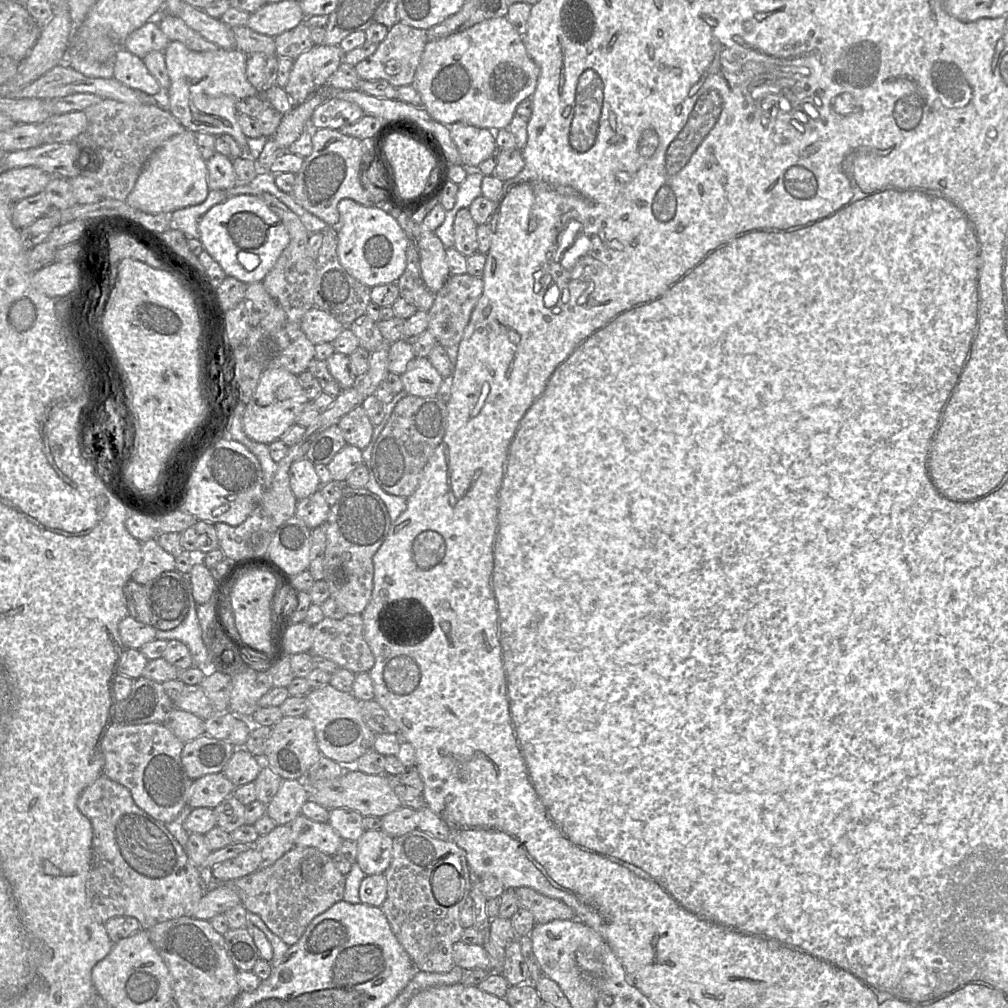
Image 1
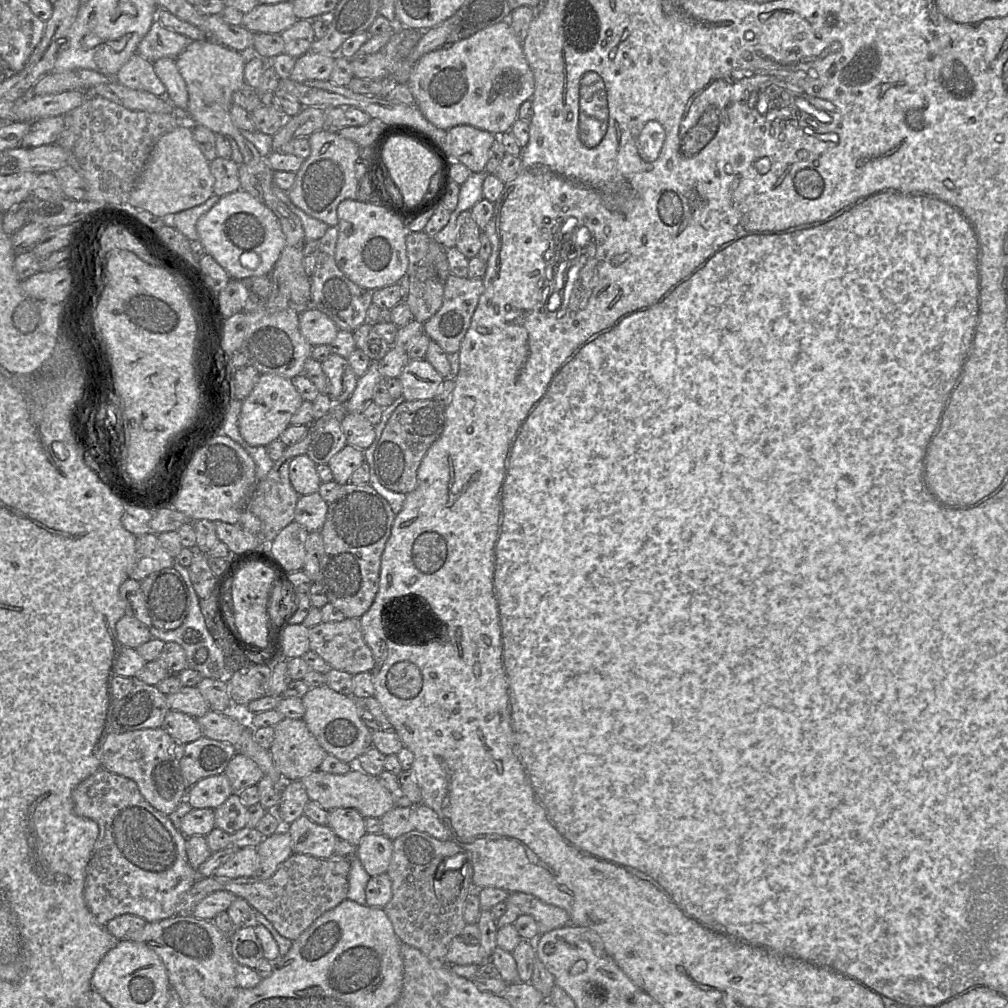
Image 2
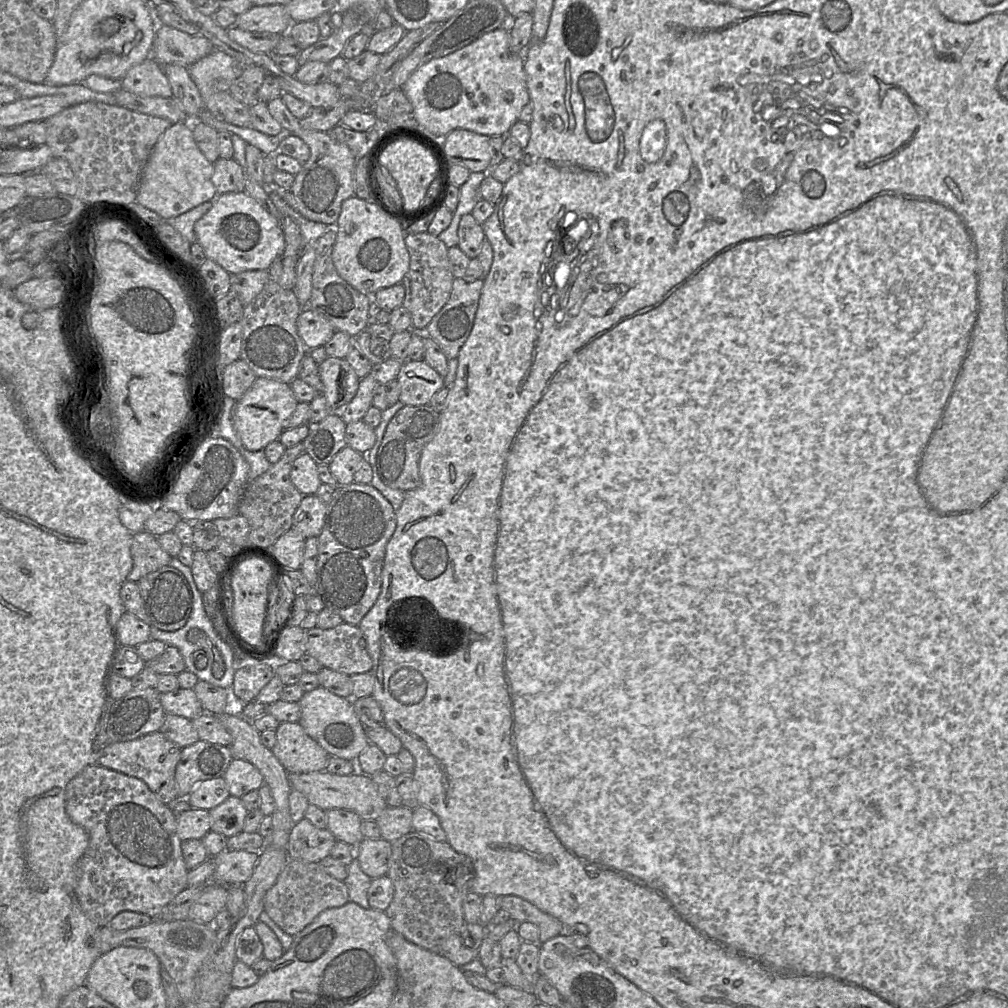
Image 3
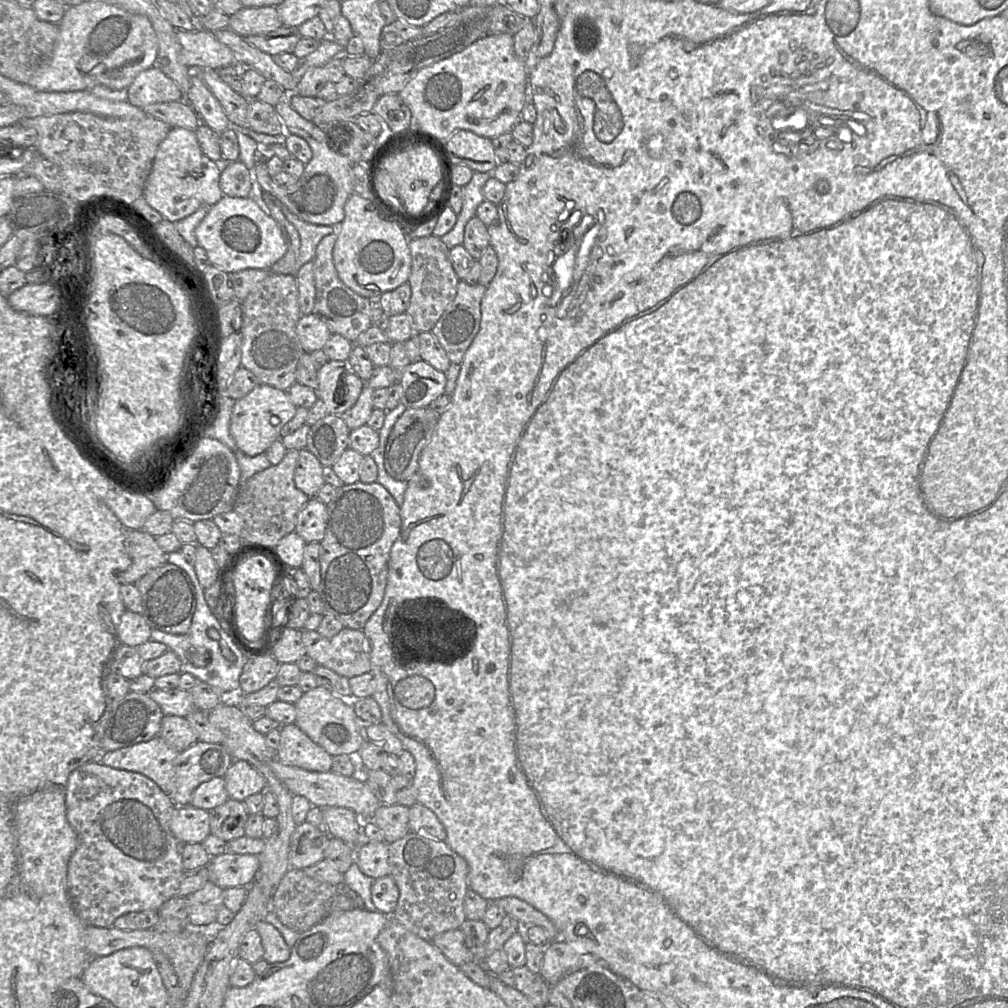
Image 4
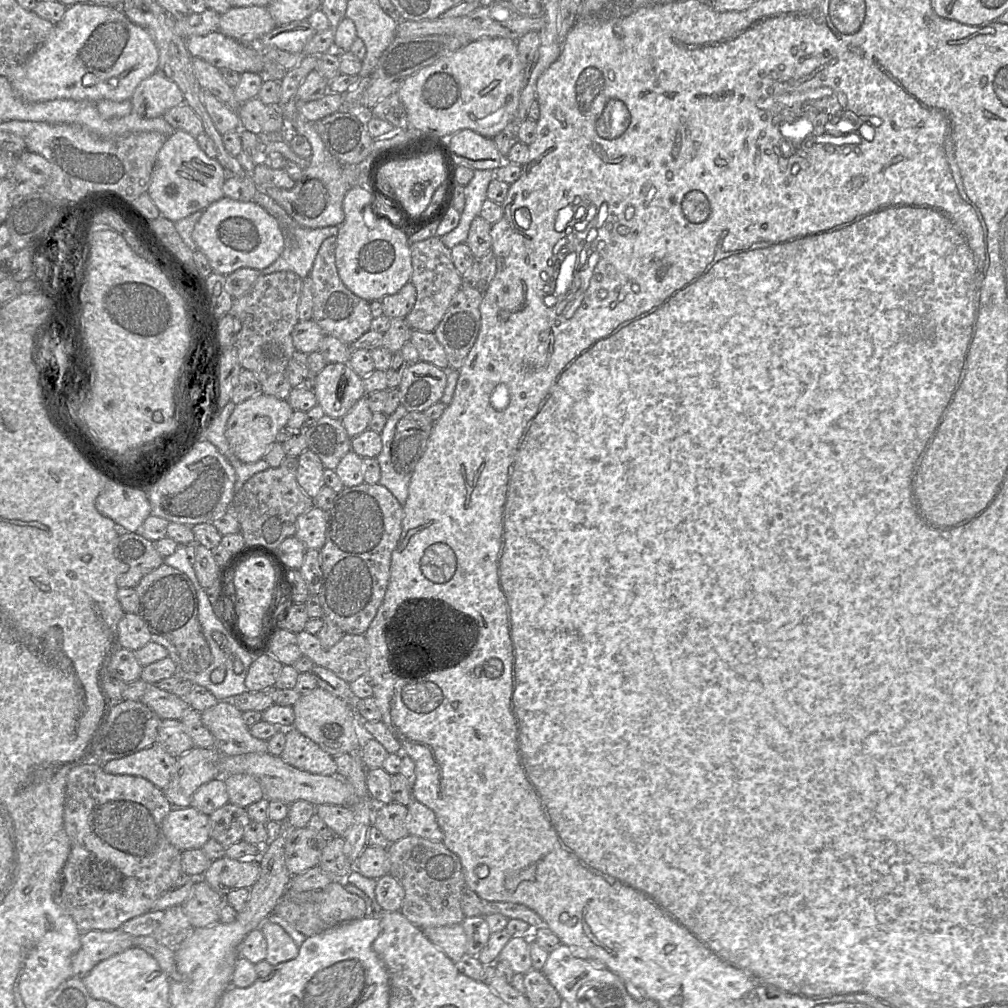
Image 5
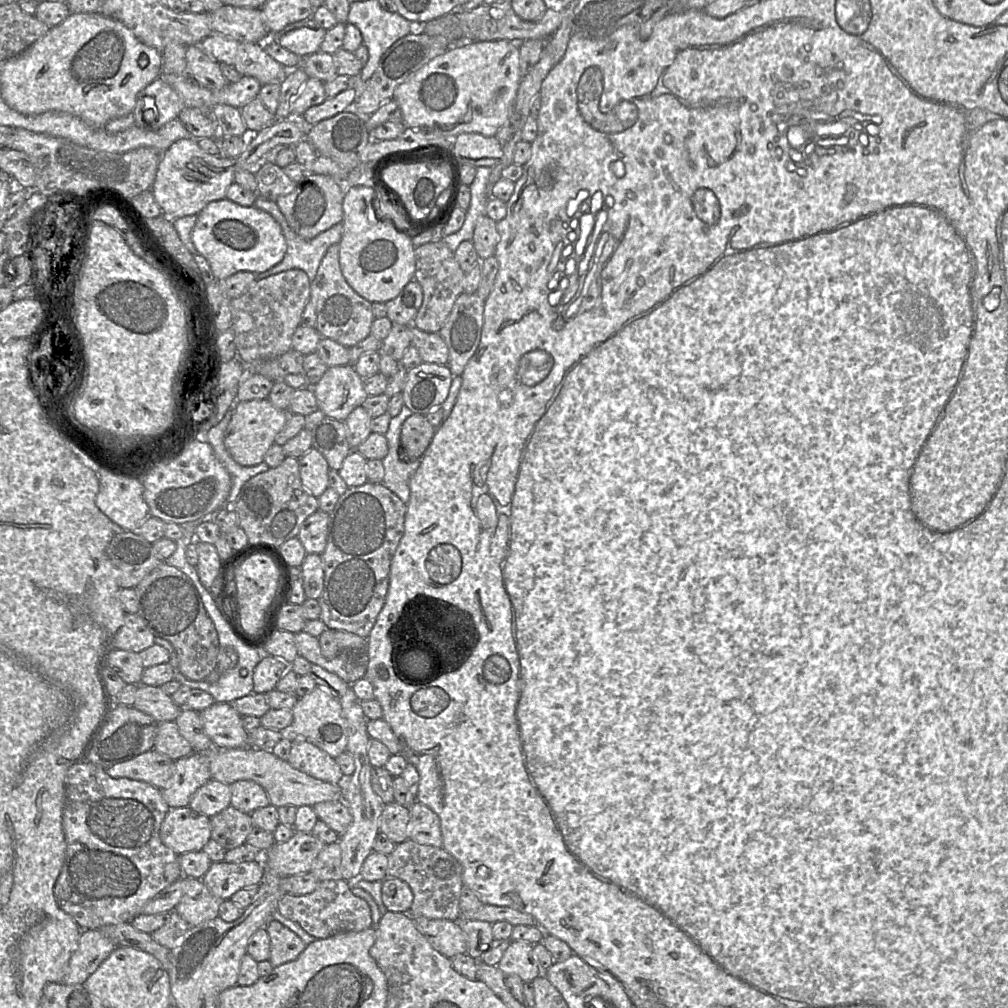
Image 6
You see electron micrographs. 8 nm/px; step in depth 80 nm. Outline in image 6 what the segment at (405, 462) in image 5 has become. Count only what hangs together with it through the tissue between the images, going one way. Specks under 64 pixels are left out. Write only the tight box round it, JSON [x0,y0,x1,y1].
[399,414,435,462]

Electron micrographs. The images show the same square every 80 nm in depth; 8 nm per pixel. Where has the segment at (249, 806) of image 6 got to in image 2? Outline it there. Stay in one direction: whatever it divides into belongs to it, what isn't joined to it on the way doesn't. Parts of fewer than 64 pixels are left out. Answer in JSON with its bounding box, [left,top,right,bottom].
[224,751,264,793]

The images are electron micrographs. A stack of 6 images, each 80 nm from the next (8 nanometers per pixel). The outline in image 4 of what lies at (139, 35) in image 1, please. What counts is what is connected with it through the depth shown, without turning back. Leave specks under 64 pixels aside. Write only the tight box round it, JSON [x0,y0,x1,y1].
[176,29,238,69]

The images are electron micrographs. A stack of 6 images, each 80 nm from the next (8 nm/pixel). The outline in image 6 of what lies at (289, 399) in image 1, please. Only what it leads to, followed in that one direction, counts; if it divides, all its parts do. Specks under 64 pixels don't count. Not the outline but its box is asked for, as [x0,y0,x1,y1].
[224,398,288,466]

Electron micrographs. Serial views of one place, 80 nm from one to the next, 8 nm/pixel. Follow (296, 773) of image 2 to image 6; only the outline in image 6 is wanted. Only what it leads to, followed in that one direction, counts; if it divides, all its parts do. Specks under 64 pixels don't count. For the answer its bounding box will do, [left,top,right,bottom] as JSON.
[290,736,345,785]

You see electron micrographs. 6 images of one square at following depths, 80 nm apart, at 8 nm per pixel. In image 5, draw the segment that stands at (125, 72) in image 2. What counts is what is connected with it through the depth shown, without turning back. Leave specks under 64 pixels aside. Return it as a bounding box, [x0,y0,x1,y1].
[130,70,185,118]

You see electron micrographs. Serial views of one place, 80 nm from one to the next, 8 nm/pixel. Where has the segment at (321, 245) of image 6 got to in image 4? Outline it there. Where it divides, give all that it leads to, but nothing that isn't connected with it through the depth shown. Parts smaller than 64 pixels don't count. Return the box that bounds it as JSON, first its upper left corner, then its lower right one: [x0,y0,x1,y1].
[280,202,333,270]

